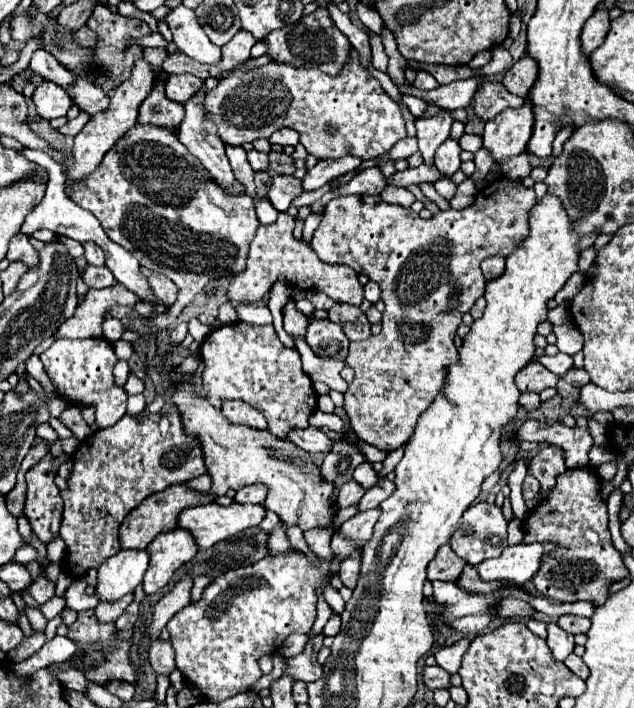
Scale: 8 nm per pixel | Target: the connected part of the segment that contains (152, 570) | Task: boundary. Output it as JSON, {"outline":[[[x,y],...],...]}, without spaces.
{"outline":[[[175,528],[171,532],[159,534],[147,546],[147,550],[151,554],[151,560],[143,578],[143,586],[145,586],[145,594],[153,594],[159,588],[167,586],[171,576],[177,572],[177,568],[189,562],[199,548],[193,542],[189,530]]]}

